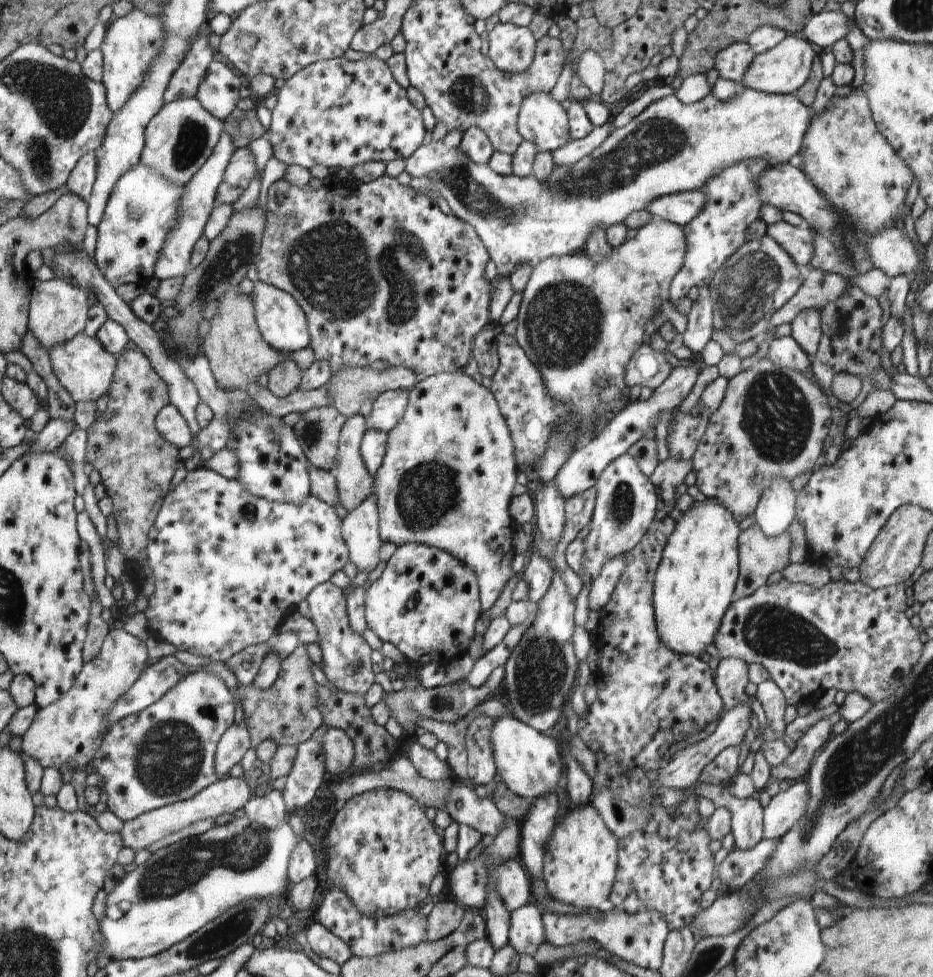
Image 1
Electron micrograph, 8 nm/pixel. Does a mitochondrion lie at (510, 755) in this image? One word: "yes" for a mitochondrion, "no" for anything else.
no

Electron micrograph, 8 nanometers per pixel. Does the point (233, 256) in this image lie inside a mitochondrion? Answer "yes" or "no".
yes

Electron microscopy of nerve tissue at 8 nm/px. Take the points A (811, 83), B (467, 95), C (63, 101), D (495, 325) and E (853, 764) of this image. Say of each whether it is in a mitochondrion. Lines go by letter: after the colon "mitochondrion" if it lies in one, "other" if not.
A: other
B: mitochondrion
C: mitochondrion
D: other
E: mitochondrion

